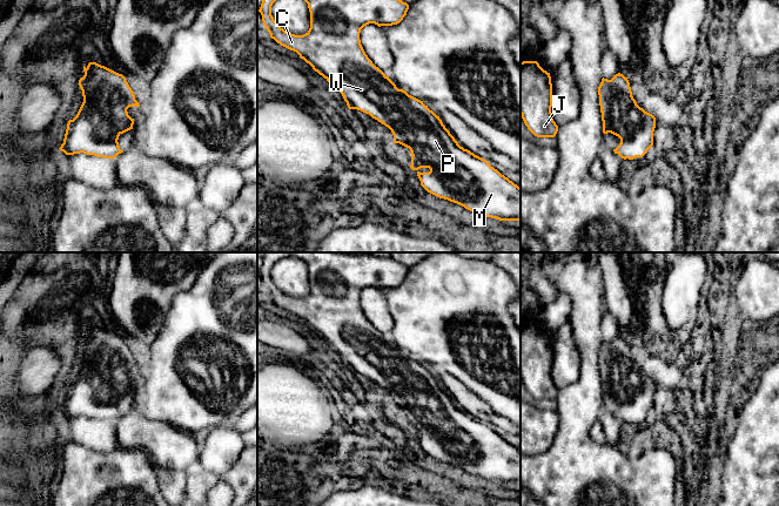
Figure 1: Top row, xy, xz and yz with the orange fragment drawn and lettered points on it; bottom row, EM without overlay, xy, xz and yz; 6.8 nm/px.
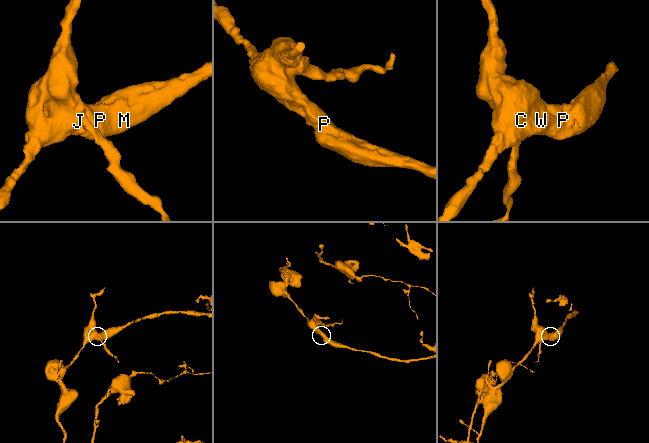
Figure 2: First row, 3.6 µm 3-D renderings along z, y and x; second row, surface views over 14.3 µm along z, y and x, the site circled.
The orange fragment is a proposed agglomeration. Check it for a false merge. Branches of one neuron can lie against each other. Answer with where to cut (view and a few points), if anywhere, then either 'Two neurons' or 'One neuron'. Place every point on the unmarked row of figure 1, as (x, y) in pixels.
No split. One neuron

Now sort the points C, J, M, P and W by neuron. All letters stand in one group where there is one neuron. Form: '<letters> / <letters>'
C J M P W

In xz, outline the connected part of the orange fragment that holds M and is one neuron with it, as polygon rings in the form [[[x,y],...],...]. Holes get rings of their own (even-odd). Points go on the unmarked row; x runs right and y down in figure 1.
[[[262,252],[262,256],[263,263],[258,275],[270,301],[296,315],[322,338],[330,350],[342,357],[349,372],[369,377],[388,390],[394,398],[394,406],[410,412],[410,431],[417,434],[421,448],[428,456],[486,480],[521,484],[521,451],[491,430],[486,423],[461,410],[439,379],[423,364],[398,352],[365,317],[360,303],[361,292],[369,286],[378,290],[399,286],[409,272],[407,265],[391,257],[377,257],[370,252]],[[283,258],[300,259],[308,267],[310,291],[305,297],[288,296],[274,283],[271,269]]]

